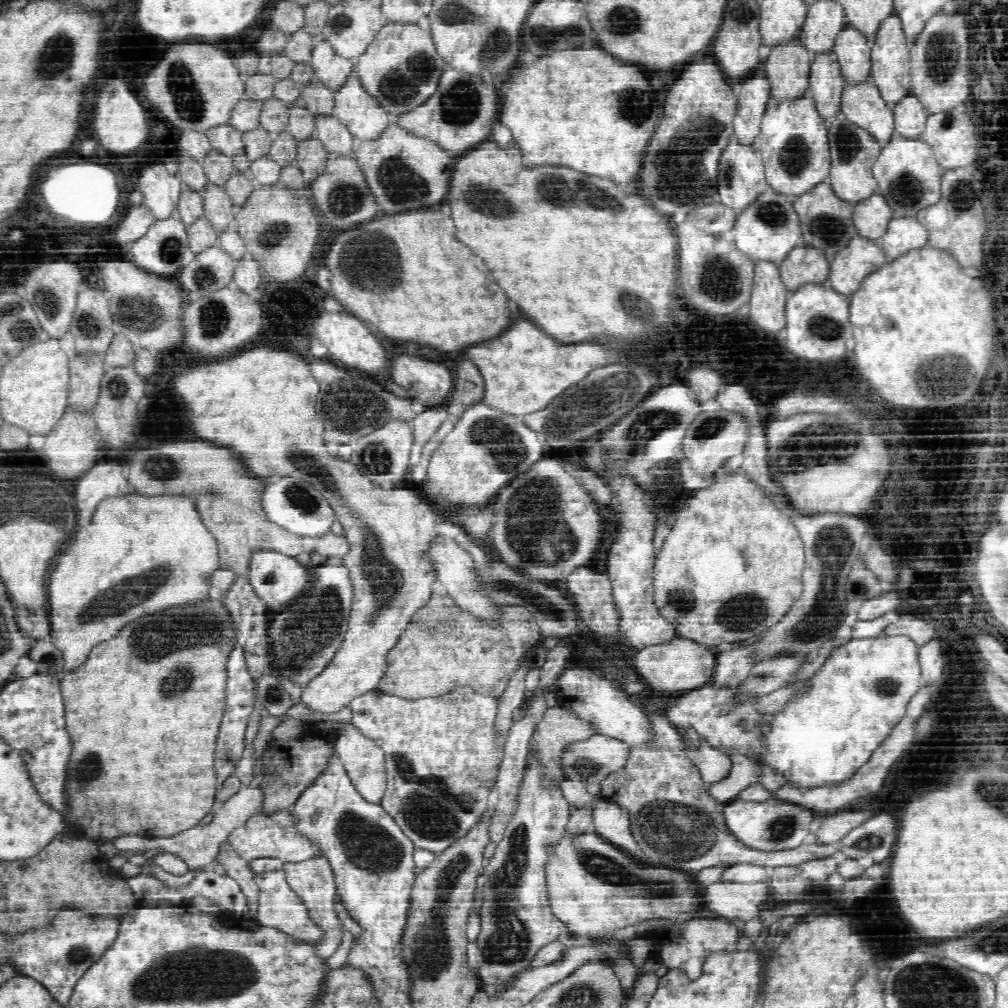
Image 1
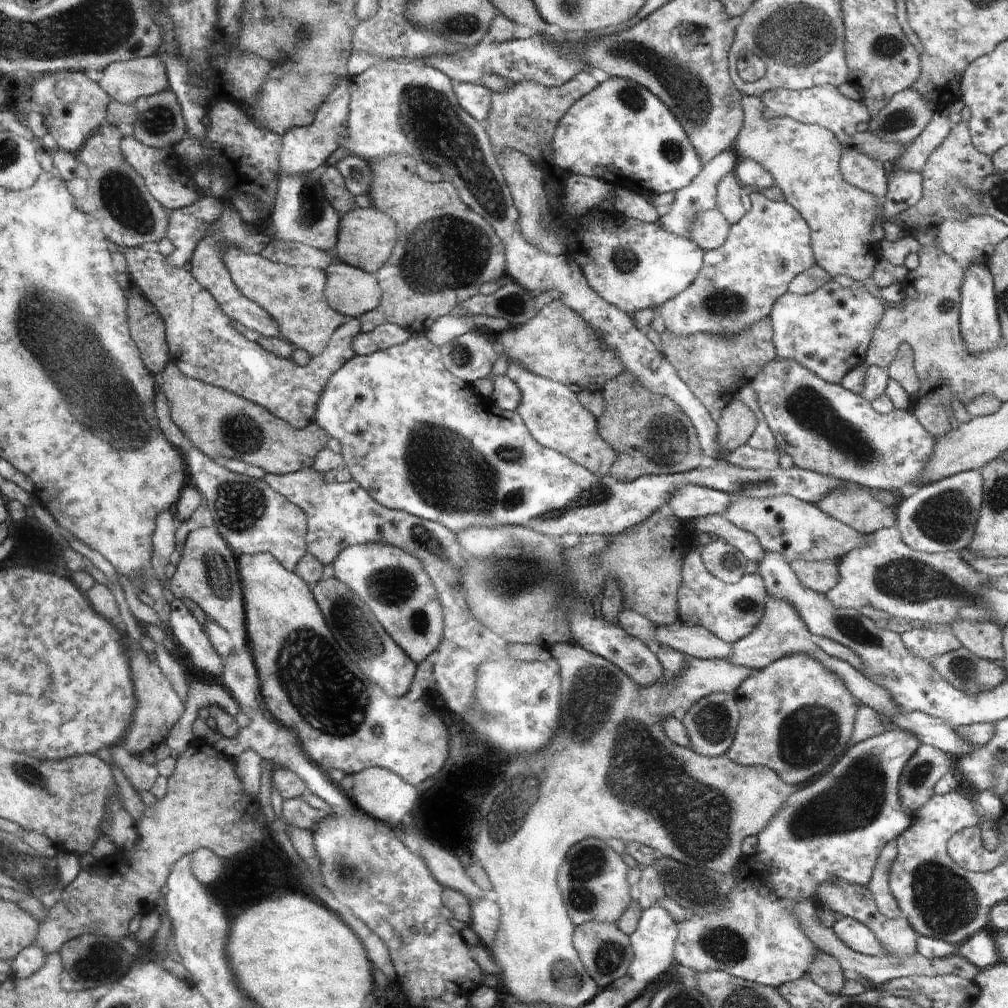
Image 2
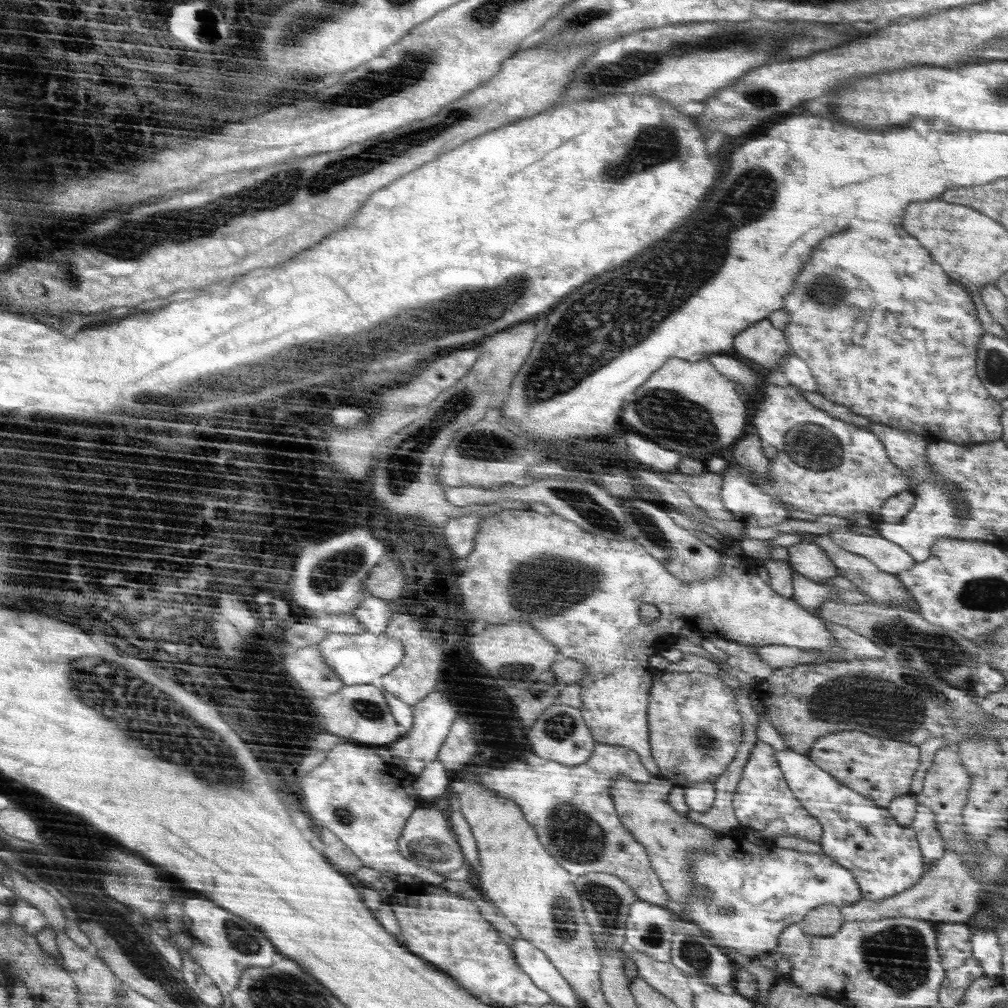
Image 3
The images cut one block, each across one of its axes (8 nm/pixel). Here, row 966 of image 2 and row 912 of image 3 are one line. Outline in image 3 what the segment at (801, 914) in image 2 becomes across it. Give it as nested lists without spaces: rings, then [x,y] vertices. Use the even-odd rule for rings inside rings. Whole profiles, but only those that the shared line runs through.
[[[945,851],[940,860],[929,863],[922,880],[909,891],[902,892],[894,898],[872,902],[872,900],[860,900],[850,907],[842,907],[841,915],[845,922],[857,920],[882,920],[896,916],[917,917],[918,919],[931,921],[939,925],[941,923],[966,923],[977,914],[982,891],[982,882],[976,882],[965,860],[956,851]]]

